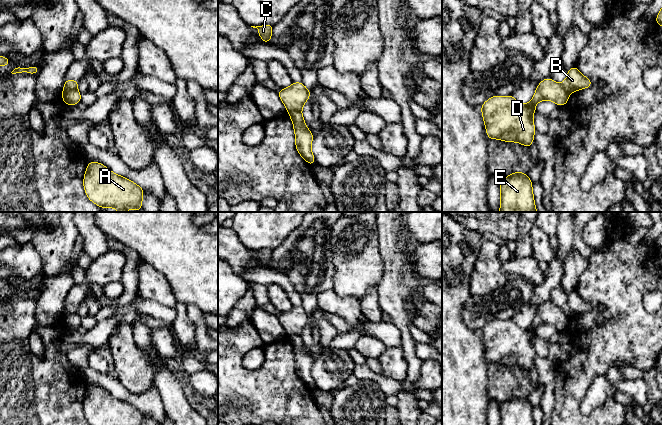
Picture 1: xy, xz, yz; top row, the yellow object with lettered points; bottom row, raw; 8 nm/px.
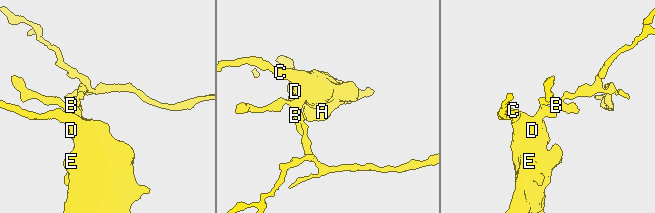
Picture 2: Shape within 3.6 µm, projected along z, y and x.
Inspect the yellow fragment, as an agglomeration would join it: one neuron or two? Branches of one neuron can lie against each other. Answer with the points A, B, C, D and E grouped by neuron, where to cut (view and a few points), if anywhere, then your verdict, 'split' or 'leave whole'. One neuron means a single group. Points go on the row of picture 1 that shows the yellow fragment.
A C D E / B | xy (64, 87), (76, 89) | split

